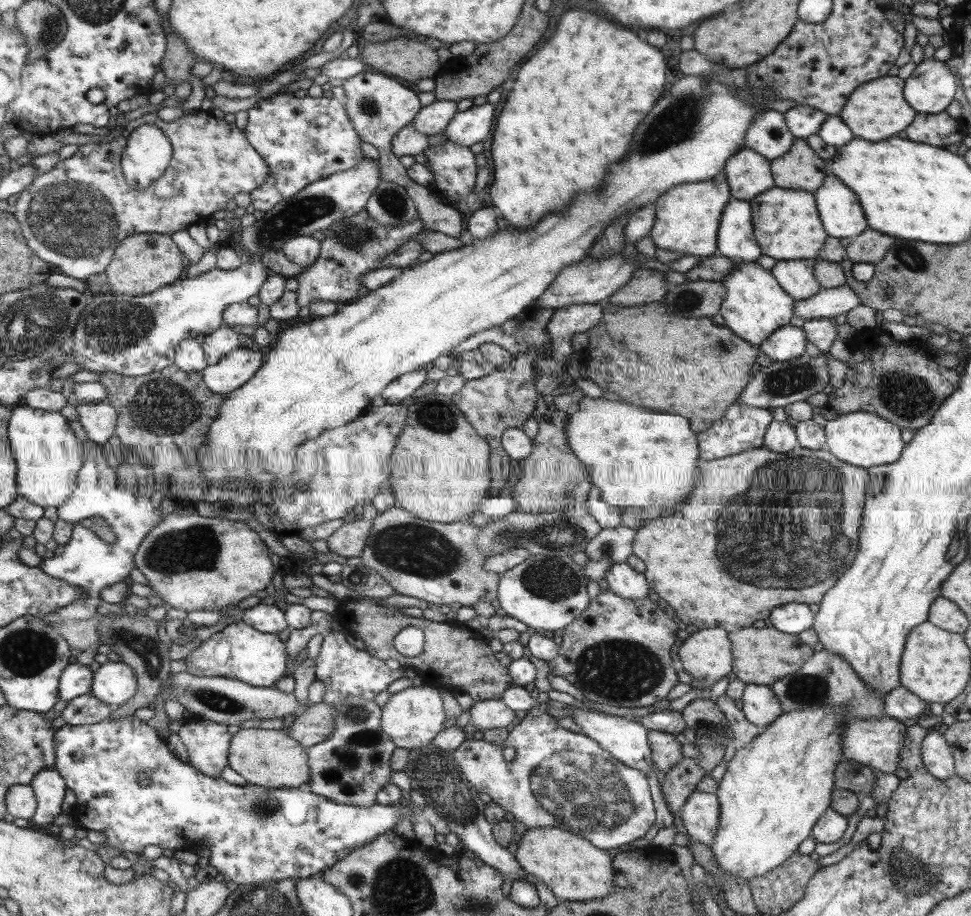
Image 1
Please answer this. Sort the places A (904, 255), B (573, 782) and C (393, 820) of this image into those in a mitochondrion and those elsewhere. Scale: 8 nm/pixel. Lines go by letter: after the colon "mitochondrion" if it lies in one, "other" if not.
A: mitochondrion
B: mitochondrion
C: other

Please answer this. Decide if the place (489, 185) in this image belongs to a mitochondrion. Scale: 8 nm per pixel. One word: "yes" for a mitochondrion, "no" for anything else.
no

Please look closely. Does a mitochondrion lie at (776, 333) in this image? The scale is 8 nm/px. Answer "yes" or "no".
no

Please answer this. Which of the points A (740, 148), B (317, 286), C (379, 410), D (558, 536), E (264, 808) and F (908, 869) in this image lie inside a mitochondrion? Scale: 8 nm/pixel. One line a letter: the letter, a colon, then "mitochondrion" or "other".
A: other
B: other
C: other
D: mitochondrion
E: mitochondrion
F: mitochondrion

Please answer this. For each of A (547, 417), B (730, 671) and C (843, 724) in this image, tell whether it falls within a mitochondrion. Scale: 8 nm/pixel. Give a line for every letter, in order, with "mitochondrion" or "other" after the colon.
A: other
B: other
C: other

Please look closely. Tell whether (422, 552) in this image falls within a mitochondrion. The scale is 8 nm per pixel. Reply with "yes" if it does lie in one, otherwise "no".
yes

